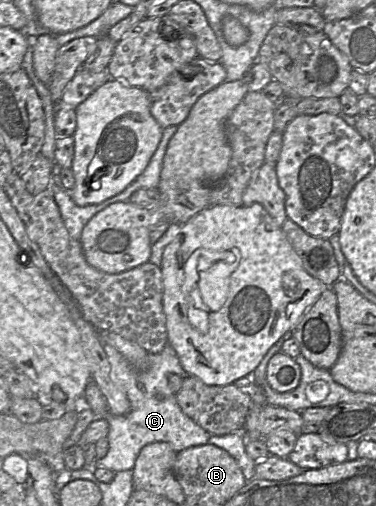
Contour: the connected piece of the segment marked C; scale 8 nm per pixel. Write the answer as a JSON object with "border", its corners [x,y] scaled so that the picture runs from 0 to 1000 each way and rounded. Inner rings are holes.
{"border":[[[277,676],[271,684],[295,723],[293,747],[338,781],[346,812],[327,822],[285,816],[274,824],[290,834],[285,860],[290,887],[277,905],[250,911],[231,927],[245,935],[261,925],[301,933],[348,929],[378,885],[412,874],[441,874],[471,895],[505,883],[553,877],[559,856],[487,816],[471,796],[468,779],[449,767],[452,739],[471,739],[484,747],[500,743],[465,692],[449,680],[426,698],[394,698],[386,731],[354,725],[301,684]],[[420,777],[434,779],[436,791],[426,792],[415,787]]]}

